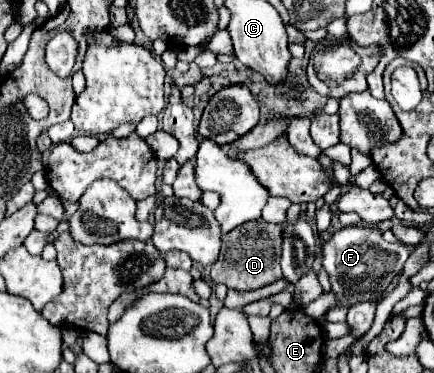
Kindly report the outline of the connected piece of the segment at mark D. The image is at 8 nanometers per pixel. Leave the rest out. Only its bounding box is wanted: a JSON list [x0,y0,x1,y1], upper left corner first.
[210,218,282,290]

